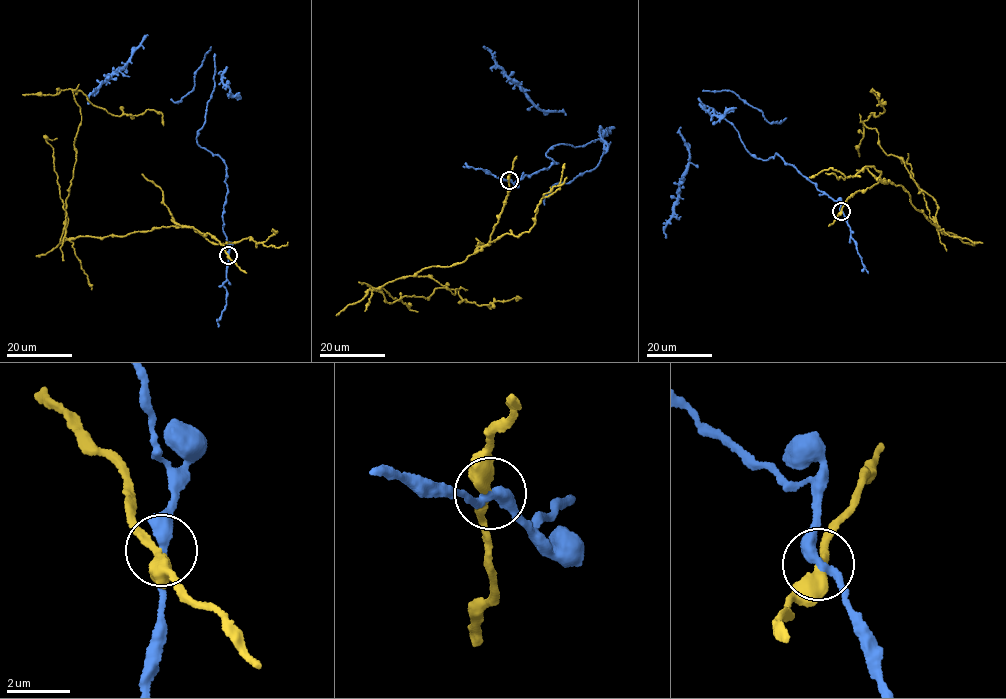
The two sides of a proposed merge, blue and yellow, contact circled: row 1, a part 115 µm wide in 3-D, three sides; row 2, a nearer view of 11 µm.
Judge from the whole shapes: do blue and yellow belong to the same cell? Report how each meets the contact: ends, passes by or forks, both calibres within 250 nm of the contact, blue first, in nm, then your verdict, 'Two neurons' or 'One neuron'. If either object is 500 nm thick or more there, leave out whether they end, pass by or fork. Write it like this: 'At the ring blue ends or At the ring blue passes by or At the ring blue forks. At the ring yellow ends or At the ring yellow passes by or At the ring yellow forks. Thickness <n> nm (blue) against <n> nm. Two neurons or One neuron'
At the ring blue passes by. At the ring yellow passes by. Thickness 320 nm (blue) against 320 nm. Two neurons

